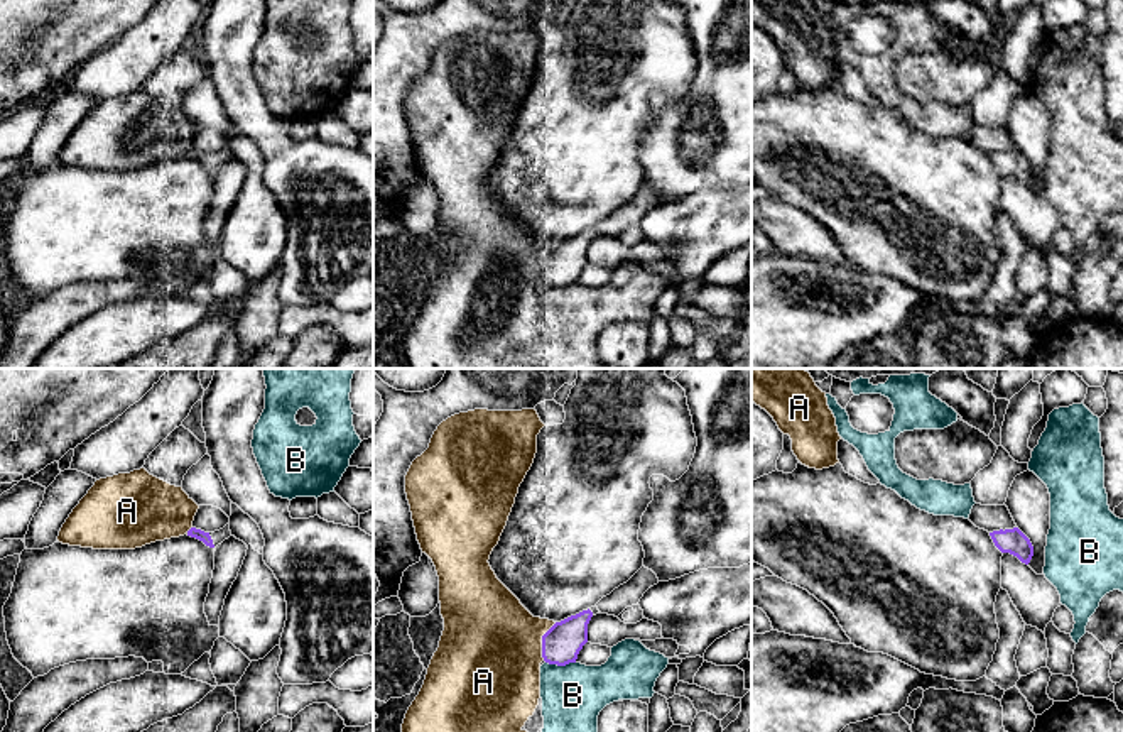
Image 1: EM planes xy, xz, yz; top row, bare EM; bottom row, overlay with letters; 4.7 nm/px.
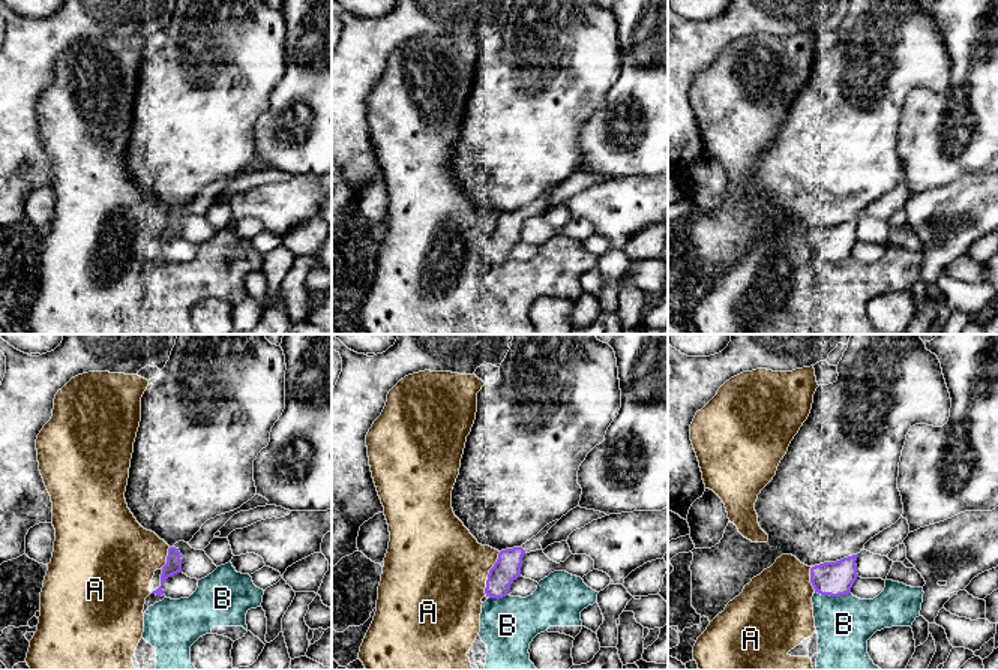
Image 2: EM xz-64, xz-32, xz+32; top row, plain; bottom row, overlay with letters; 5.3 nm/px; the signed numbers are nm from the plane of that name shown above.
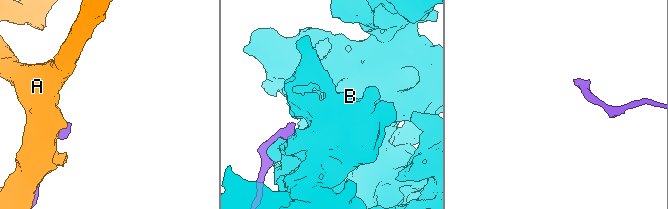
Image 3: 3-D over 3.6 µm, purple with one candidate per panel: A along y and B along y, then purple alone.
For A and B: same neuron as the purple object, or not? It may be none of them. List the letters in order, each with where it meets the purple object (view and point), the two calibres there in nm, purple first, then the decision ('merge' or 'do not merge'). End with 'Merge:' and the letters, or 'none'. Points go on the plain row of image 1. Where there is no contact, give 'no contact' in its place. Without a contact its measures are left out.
A: xz (542, 262) | 190/480 nm | do not merge
B: xz (561, 286) | 190/300 nm | do not merge
Merge: none

